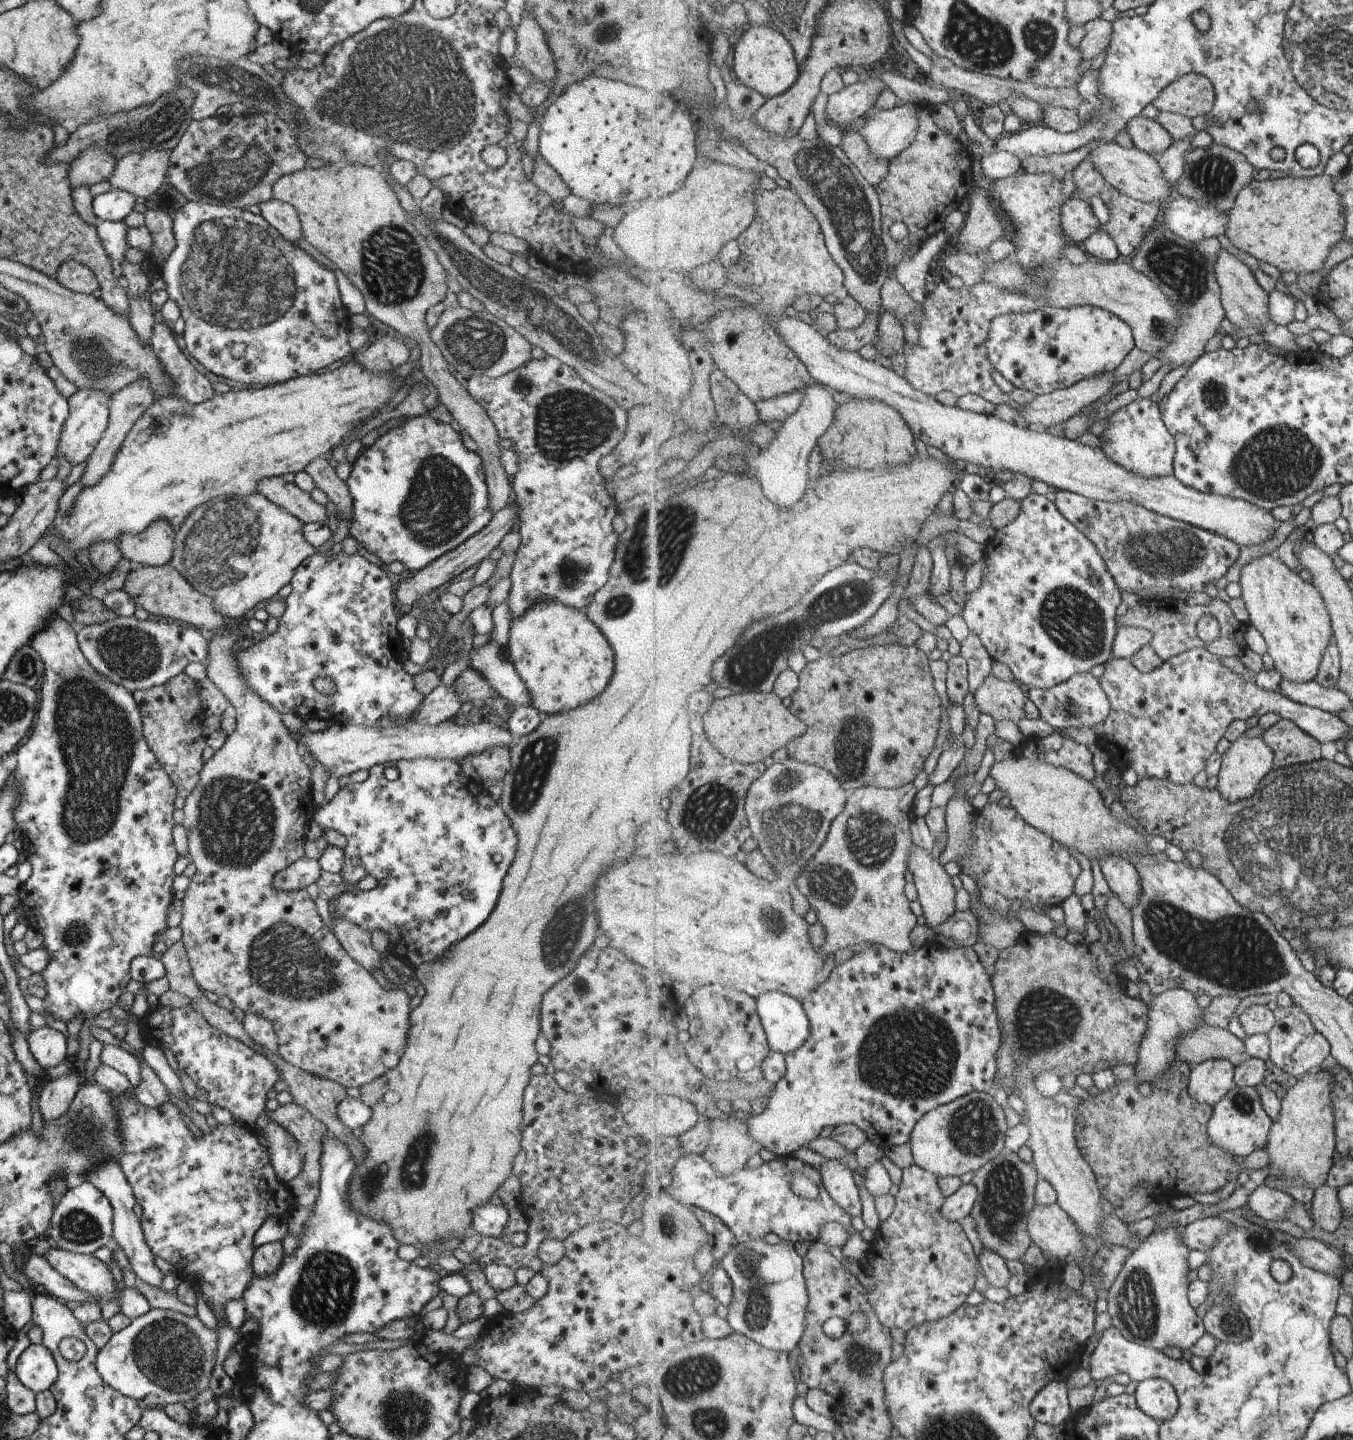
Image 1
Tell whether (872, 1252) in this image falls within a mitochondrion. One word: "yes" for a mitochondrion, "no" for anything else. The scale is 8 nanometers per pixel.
no

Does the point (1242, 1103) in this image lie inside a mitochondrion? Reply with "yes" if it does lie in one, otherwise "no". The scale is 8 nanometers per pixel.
yes

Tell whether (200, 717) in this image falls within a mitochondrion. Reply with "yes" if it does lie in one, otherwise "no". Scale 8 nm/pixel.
no

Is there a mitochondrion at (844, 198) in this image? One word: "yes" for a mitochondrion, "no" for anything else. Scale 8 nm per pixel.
yes

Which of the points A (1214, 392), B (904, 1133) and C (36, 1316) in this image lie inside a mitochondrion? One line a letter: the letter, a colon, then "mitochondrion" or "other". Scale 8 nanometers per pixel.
A: mitochondrion
B: other
C: other

